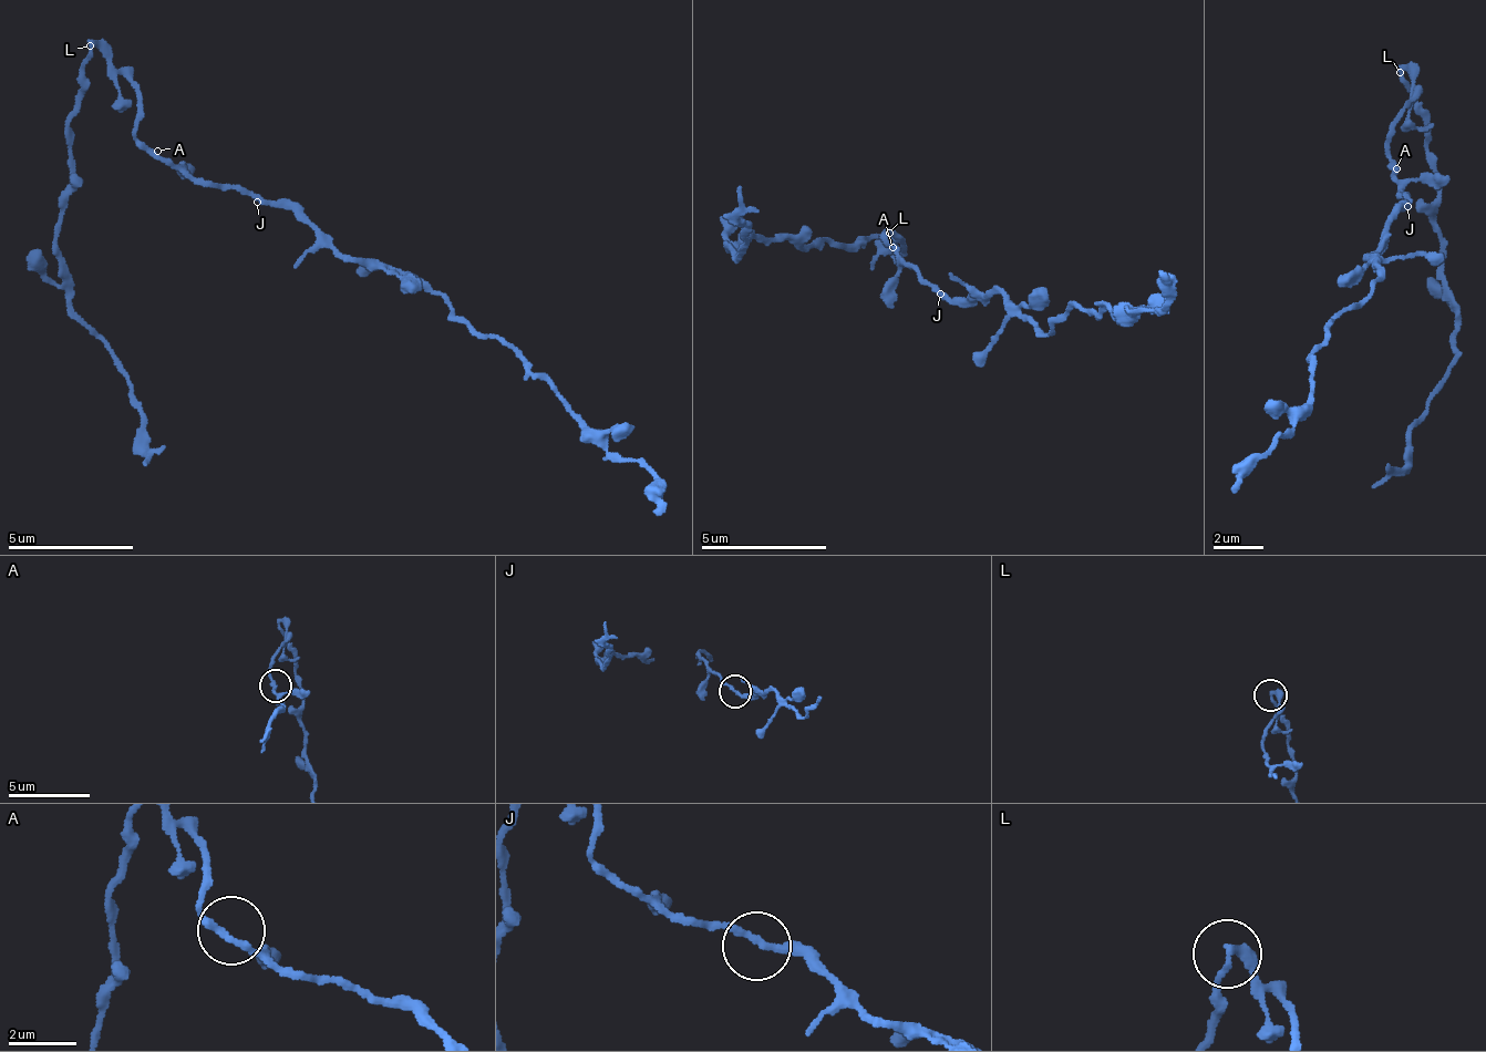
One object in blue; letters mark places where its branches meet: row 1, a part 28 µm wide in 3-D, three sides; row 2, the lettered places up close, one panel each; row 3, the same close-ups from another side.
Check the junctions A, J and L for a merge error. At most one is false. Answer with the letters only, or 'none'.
L

